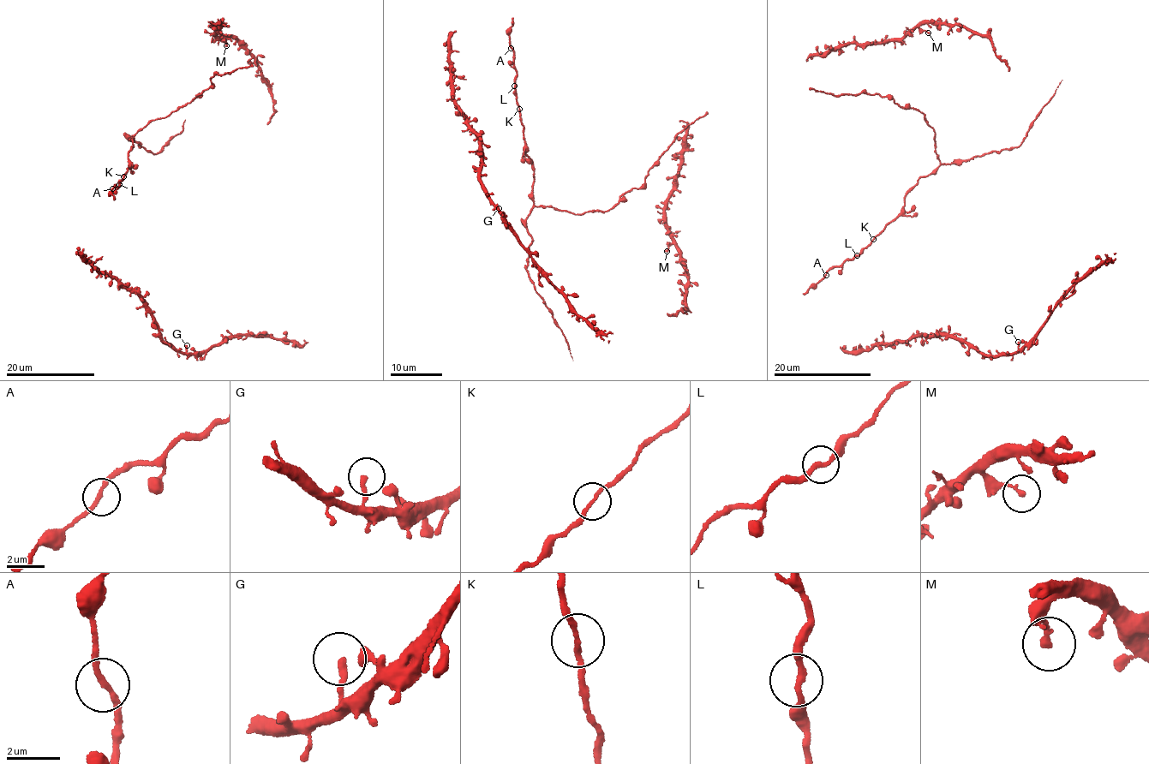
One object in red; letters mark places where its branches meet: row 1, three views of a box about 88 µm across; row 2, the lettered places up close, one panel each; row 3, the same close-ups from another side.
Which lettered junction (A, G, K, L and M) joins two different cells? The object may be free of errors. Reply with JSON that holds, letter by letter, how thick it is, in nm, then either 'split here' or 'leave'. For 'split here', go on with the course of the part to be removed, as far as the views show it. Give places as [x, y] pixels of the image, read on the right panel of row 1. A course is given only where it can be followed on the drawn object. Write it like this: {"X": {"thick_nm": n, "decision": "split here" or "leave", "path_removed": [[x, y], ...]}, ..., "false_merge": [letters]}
{"A": {"thick_nm": 200, "decision": "leave"}, "G": {"thick_nm": 260, "decision": "leave"}, "K": {"thick_nm": 190, "decision": "leave"}, "L": {"thick_nm": 240, "decision": "leave"}, "M": {"thick_nm": 240, "decision": "leave"}, "false_merge": []}

